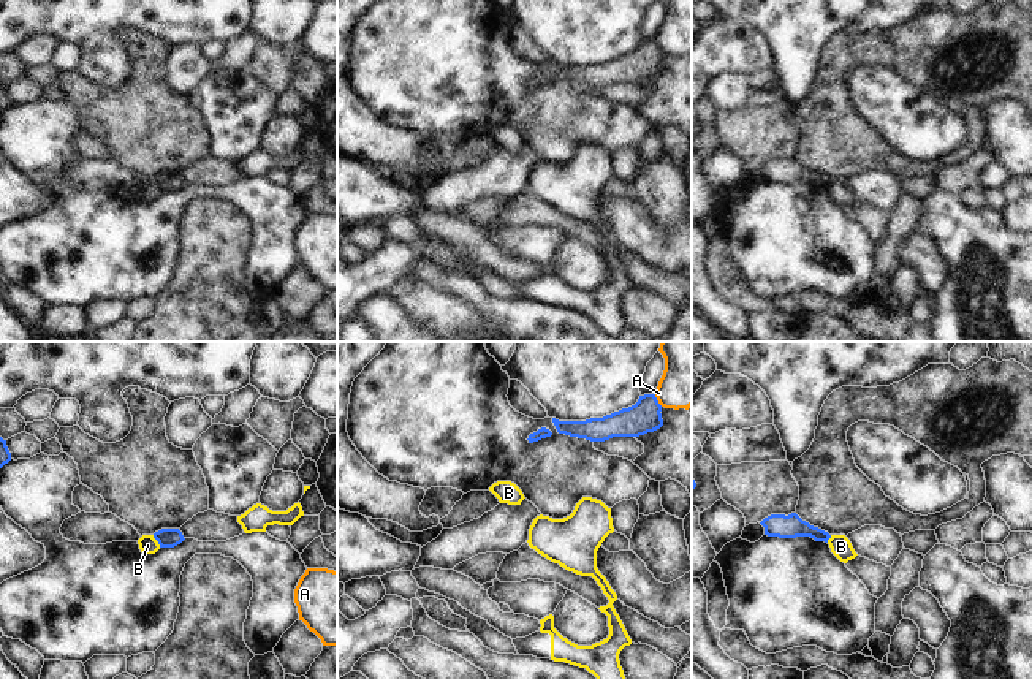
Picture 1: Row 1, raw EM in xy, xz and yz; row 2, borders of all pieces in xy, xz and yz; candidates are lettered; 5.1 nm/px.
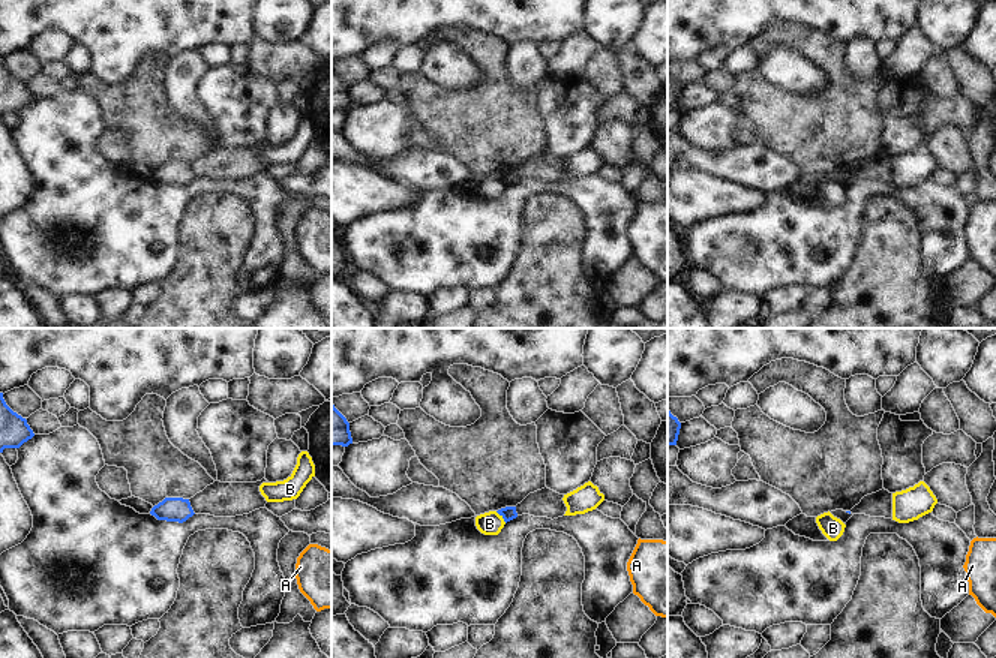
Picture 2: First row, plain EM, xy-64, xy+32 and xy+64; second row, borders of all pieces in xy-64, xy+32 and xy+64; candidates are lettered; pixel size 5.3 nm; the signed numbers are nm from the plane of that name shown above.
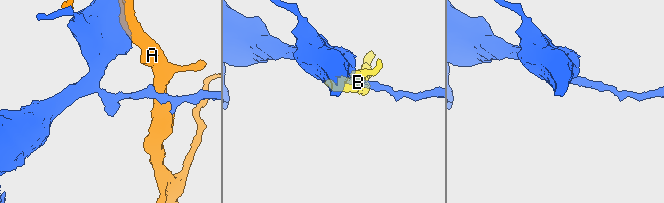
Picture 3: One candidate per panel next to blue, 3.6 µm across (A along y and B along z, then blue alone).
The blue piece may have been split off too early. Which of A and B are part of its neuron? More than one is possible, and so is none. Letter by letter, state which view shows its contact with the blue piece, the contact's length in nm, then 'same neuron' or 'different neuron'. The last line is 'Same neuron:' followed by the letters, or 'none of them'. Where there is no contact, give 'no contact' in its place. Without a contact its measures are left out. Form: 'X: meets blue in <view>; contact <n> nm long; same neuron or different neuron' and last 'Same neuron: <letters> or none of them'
A: meets blue in xz; contact 80 nm long; different neuron
B: meets blue in xy; contact 80 nm long; different neuron
Same neuron: none of them

